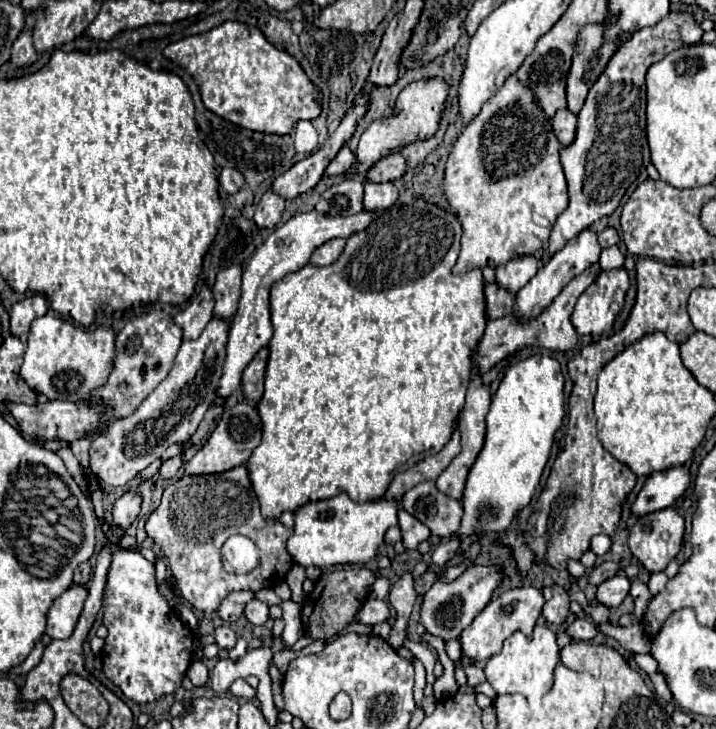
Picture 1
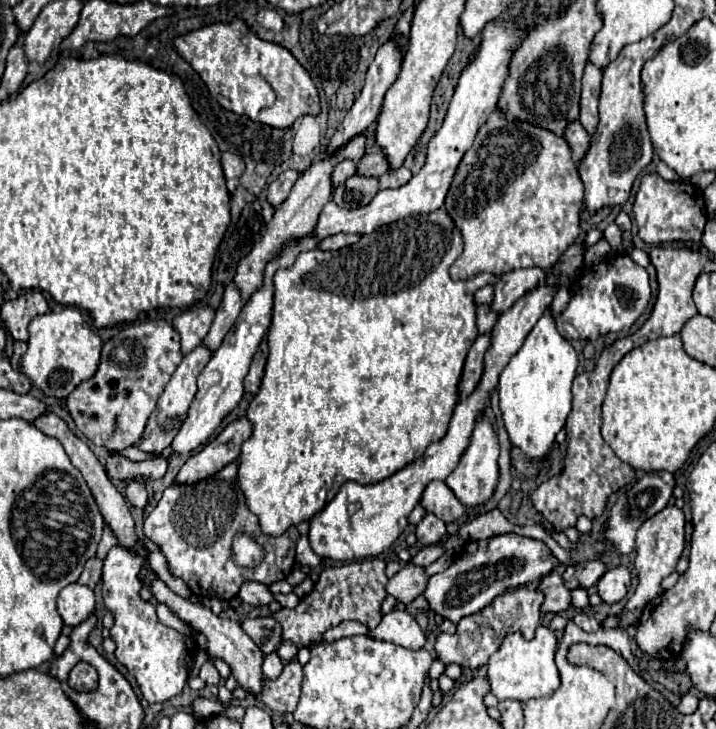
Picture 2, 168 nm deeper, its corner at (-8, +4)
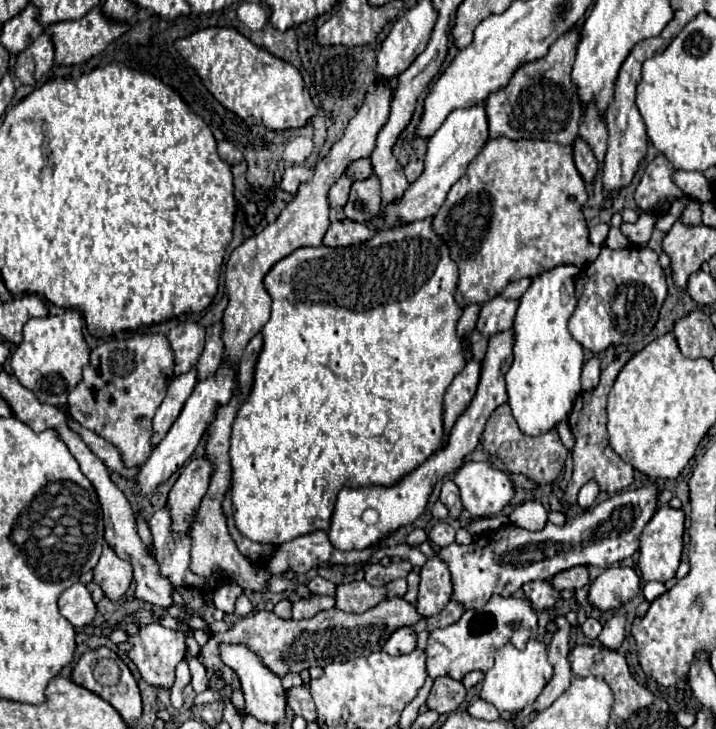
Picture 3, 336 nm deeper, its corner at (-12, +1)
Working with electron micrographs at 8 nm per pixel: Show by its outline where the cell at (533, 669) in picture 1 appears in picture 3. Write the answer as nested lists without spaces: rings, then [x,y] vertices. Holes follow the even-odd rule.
[[[530,639],[526,651],[520,651],[512,643],[506,643],[502,649],[498,649],[494,667],[488,669],[484,675],[480,697],[484,701],[490,701],[498,711],[520,711],[536,701],[536,697],[542,693],[552,677],[554,669],[548,663],[548,651],[542,641]]]

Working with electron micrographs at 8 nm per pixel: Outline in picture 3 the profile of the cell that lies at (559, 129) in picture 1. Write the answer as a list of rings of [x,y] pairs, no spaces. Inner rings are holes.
[[[578,137],[574,141],[574,163],[576,163],[580,175],[582,175],[582,179],[586,183],[590,183],[596,177],[596,173],[598,173],[598,161],[596,161],[592,149],[588,147],[588,143],[582,137]]]

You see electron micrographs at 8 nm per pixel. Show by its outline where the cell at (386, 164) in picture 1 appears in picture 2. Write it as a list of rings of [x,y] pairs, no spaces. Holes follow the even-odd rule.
[[[370,148],[358,162],[358,170],[360,176],[374,176],[380,178],[382,174],[388,172],[388,162],[384,158],[384,154],[378,148]]]

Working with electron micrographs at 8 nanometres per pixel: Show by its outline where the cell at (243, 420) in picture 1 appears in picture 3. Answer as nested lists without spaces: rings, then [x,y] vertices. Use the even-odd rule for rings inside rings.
[[[196,457],[180,469],[180,477],[168,495],[168,507],[172,513],[172,529],[188,533],[192,515],[196,513],[202,497],[210,487],[214,465],[208,457]]]

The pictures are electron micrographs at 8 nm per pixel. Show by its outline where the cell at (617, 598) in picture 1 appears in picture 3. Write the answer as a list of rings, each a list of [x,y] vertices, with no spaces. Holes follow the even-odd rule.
[[[608,567],[592,585],[588,601],[602,611],[616,609],[636,597],[640,579],[632,567]]]

